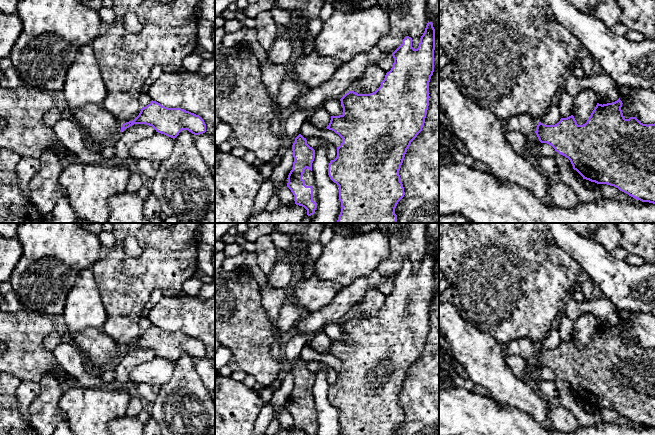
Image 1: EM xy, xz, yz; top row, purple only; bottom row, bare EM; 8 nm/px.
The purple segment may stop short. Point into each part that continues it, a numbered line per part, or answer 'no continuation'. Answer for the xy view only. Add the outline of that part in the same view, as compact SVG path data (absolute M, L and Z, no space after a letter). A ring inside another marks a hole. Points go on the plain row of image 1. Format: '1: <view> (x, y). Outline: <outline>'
no continuation

